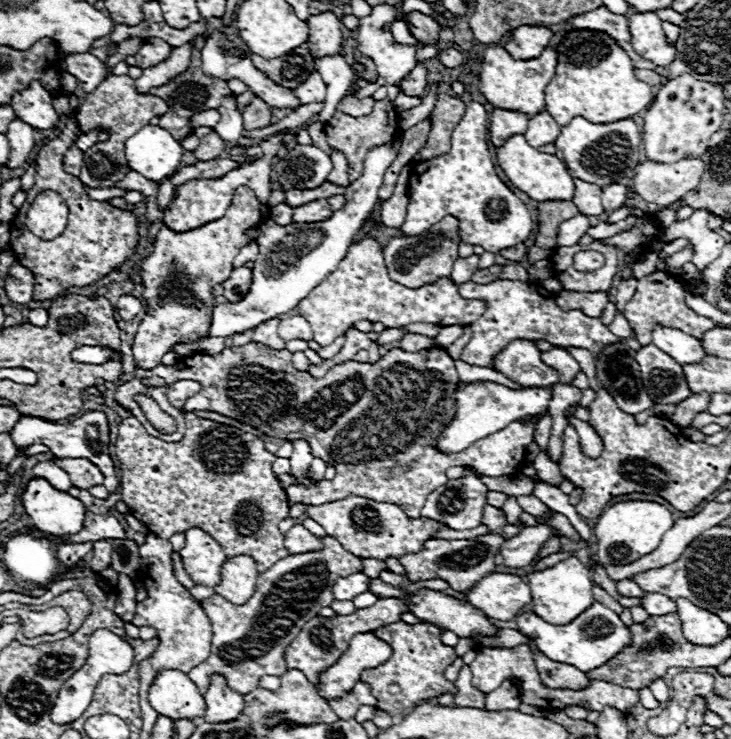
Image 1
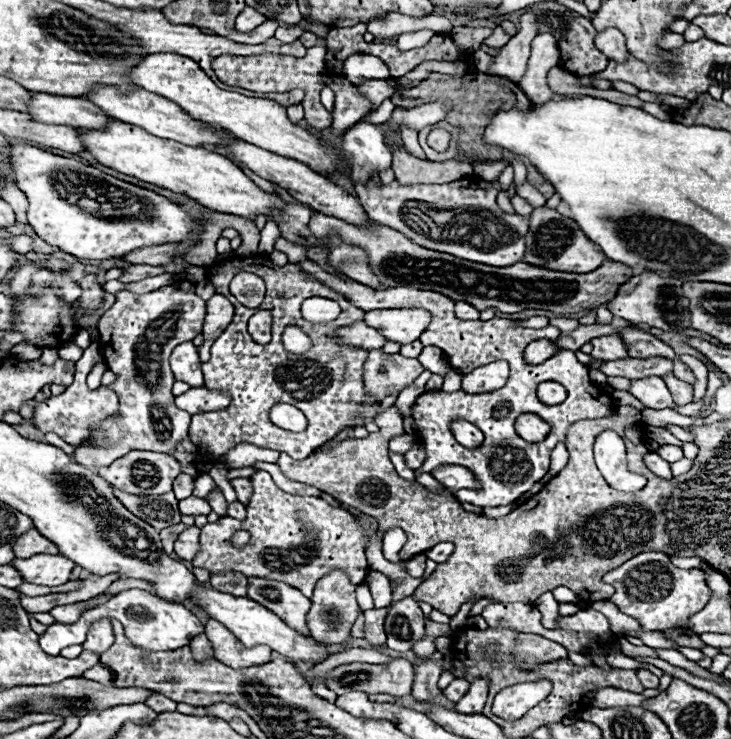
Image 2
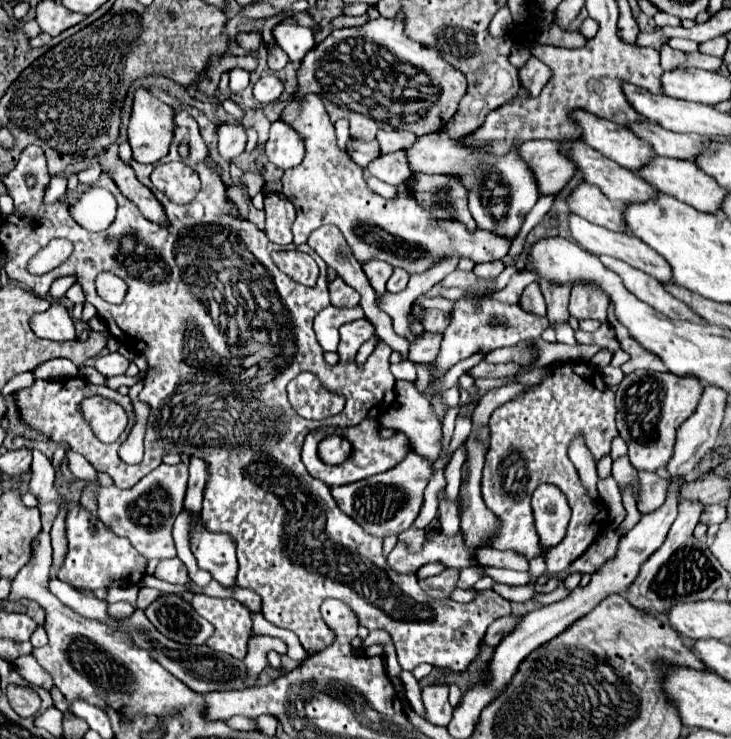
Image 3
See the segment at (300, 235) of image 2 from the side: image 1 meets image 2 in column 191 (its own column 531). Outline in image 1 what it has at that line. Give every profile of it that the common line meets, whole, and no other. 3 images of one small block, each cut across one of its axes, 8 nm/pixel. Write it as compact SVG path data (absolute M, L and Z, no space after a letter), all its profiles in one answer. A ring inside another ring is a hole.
M514 134L510 136L500 148L496 148L496 160L500 164L500 168L504 170L504 174L508 176L508 180L520 188L522 192L526 192L532 200L572 200L574 196L574 180L568 174L566 164L556 158L554 154L544 154L538 152L536 148L532 148L522 134Z

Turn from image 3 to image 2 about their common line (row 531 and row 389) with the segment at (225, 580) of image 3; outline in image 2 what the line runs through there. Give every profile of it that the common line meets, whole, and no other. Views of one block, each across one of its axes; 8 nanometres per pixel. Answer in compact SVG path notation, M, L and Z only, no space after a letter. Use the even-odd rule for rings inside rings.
M206 386L190 388L188 392L176 396L176 406L192 416L222 410L226 404L230 404L230 396L226 396L226 392L210 392Z

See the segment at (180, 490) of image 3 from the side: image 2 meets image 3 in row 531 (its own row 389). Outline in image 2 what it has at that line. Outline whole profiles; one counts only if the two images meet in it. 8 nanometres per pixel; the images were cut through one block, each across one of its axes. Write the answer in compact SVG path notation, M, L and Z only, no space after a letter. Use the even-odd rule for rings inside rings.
M184 280L180 284L170 284L170 286L158 288L154 292L140 294L140 296L128 294L128 292L116 294L116 302L100 318L98 330L100 330L100 340L106 342L104 360L118 378L108 388L112 388L118 394L120 408L114 416L108 416L106 420L102 420L86 442L76 446L72 458L78 464L88 466L88 468L110 466L114 460L126 456L130 450L150 450L150 452L162 452L162 454L176 452L176 446L188 436L190 416L186 412L178 412L178 408L174 408L174 394L172 394L174 374L170 370L168 358L170 358L170 352L178 344L192 340L196 334L202 332L204 310L206 310L204 306L206 306L206 302L194 292L194 286L188 280Z

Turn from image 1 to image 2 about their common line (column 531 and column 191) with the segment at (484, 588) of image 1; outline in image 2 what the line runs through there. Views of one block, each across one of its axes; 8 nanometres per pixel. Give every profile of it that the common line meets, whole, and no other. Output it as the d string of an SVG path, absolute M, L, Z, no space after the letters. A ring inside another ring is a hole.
M204 586L204 588L198 588L198 590L194 590L190 594L190 602L202 606L204 612L208 614L208 618L218 620L220 624L224 624L246 648L252 648L252 646L258 646L258 644L266 644L272 650L276 650L282 656L286 656L288 660L292 660L292 662L300 662L300 660L308 662L310 660L314 664L320 664L322 660L328 658L326 646L322 646L322 642L316 642L310 636L302 636L302 634L294 632L286 622L278 620L278 616L274 616L270 610L262 608L258 602L254 602L250 598L224 594L224 592L218 592L218 590L210 588L210 586Z

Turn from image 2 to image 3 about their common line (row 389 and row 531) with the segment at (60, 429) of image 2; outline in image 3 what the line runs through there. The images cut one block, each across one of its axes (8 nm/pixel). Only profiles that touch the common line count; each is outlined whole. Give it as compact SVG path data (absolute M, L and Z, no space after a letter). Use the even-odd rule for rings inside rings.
M80 505L80 508L70 510L66 516L66 536L68 536L68 554L66 560L58 572L58 578L64 582L74 584L80 590L98 590L98 588L108 588L108 586L134 586L140 582L140 578L146 572L146 558L142 558L126 538L121 538L112 534L112 531L100 520L92 518L87 508ZM91 526L96 528L96 534L90 532Z

